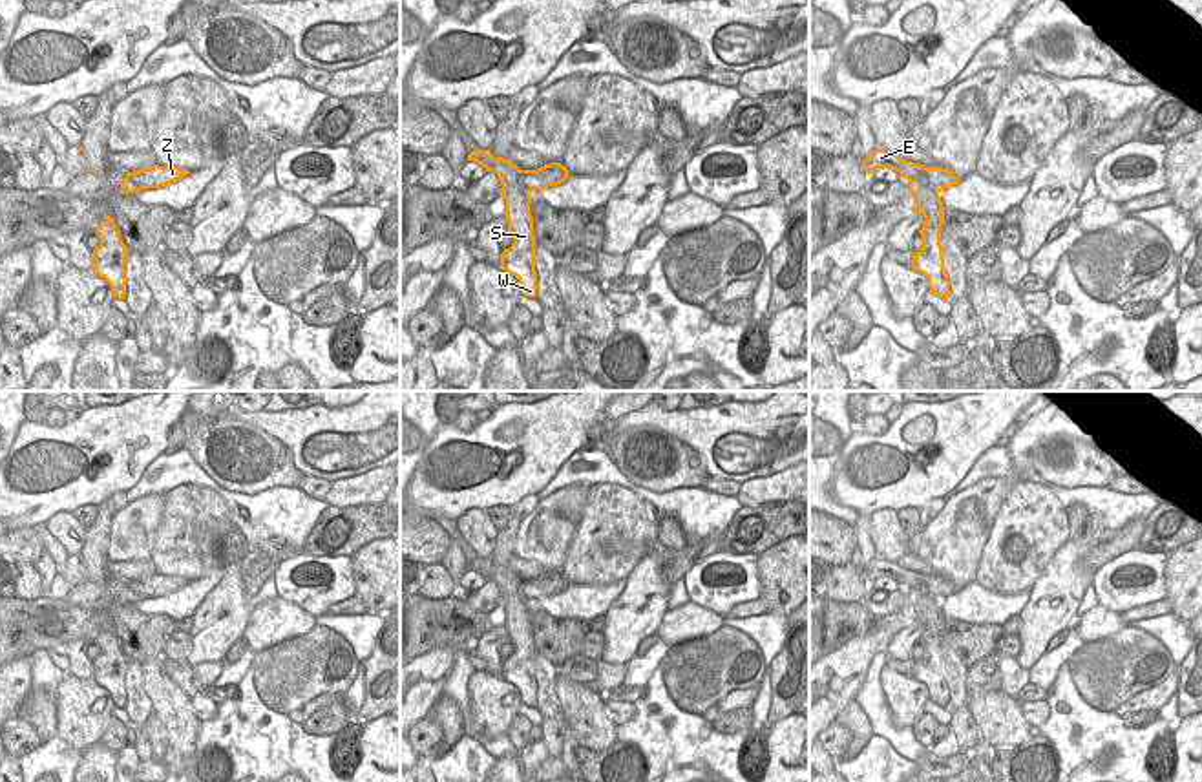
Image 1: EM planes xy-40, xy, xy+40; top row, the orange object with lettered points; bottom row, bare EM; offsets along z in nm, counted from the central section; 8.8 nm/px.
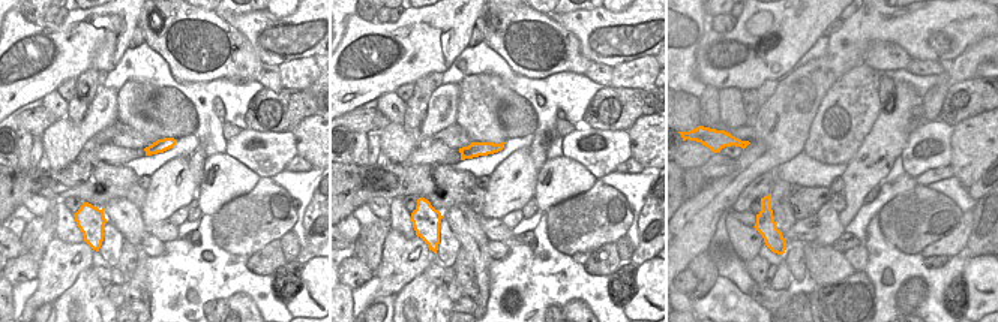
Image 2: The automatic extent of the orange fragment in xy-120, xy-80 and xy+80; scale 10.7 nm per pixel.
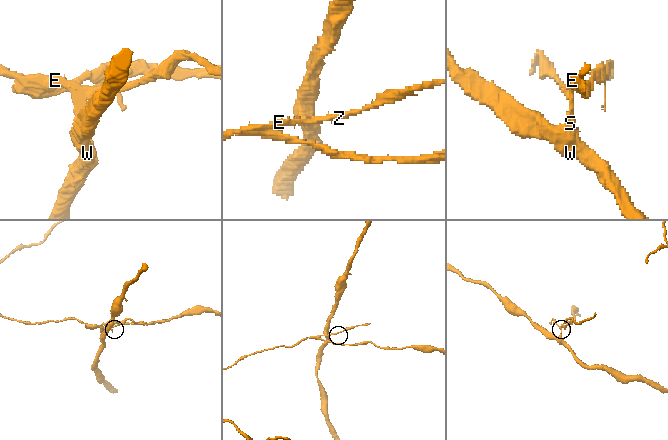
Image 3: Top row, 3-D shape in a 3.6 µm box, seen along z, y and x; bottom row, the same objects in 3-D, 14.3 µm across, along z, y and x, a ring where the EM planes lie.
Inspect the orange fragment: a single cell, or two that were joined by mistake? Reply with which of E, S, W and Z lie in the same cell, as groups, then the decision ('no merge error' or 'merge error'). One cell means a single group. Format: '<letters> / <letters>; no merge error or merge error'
E Z / S W; merge error

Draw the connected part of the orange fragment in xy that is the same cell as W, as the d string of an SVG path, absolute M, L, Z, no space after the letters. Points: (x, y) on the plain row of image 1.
M519 590L502 594L502 608L506 612L504 627L513 652L501 663L501 678L519 689L521 702L528 707L537 705L537 682L535 682L535 645L533 627L530 621L530 601Z

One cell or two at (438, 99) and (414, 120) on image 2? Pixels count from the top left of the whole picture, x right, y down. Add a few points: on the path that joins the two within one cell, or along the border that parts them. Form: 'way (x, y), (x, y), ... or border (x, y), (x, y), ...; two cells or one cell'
border (434, 90), (425, 119), (413, 135); two cells

